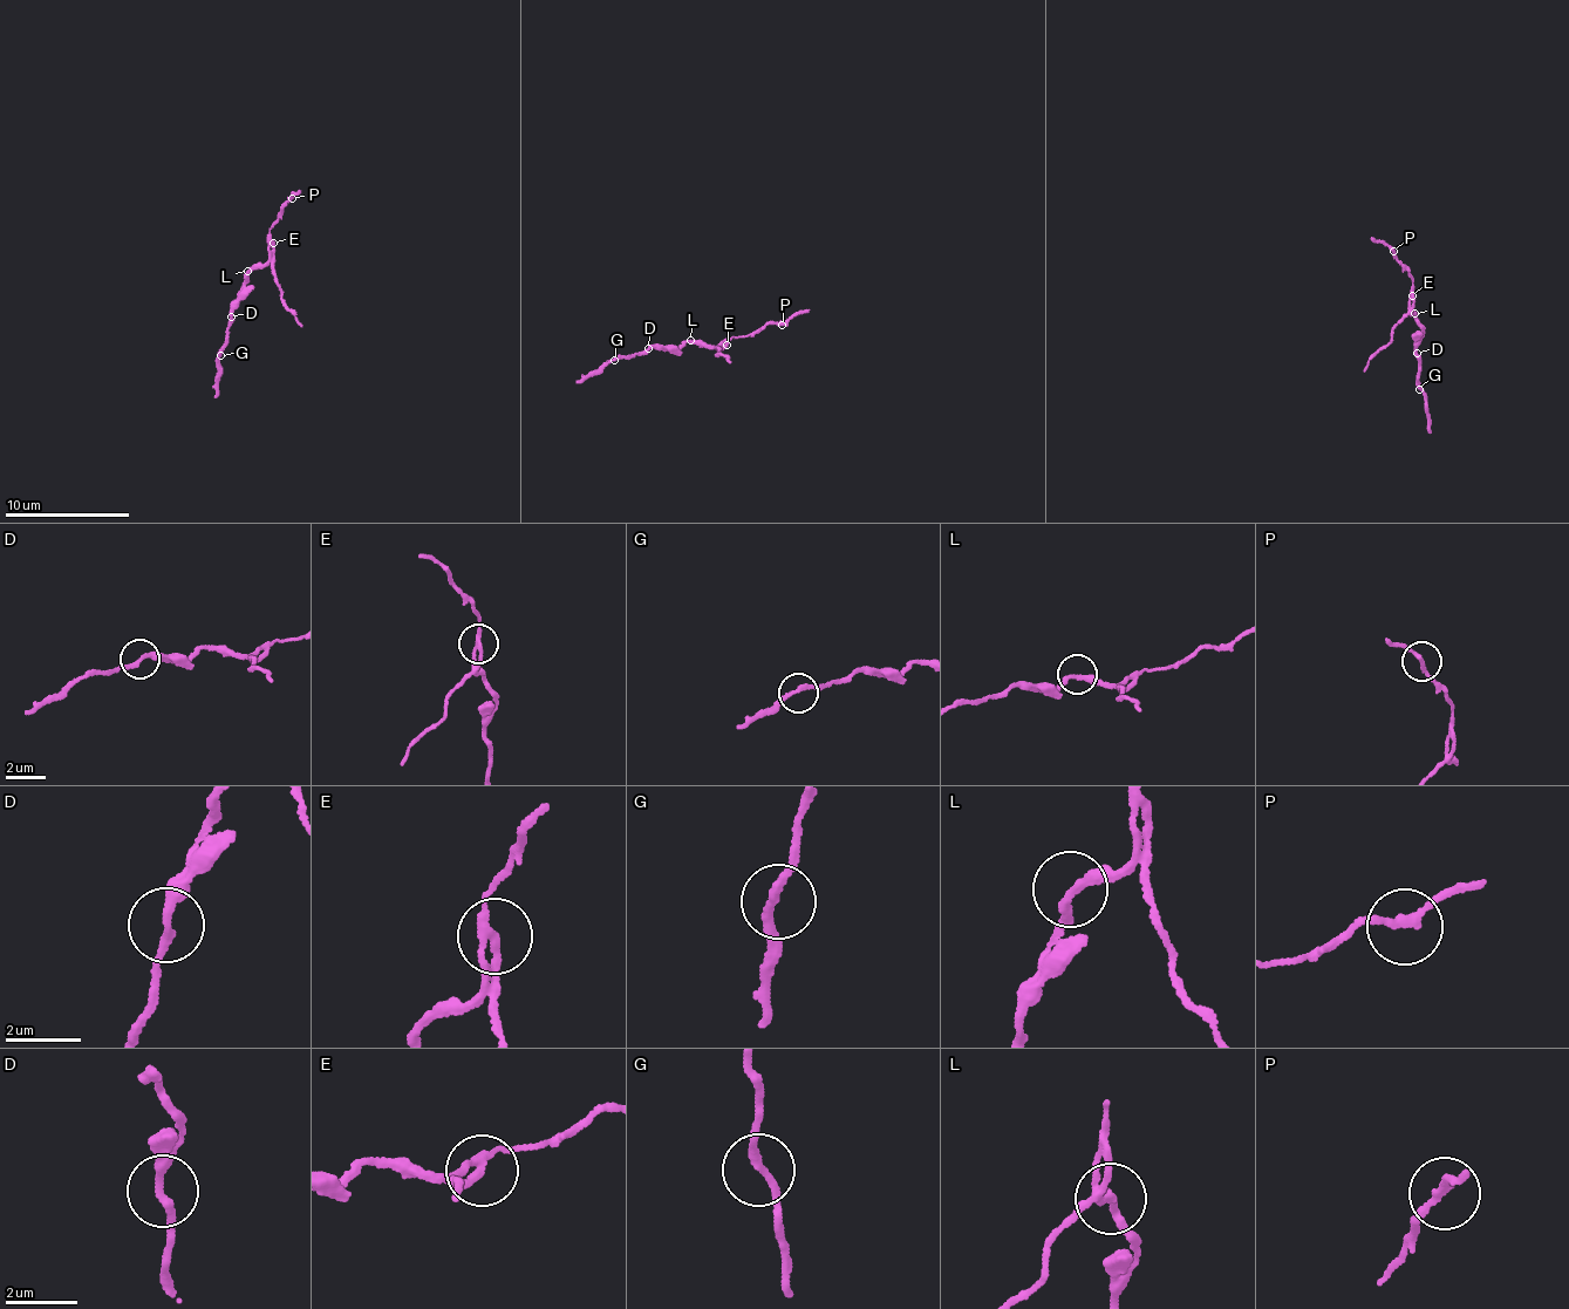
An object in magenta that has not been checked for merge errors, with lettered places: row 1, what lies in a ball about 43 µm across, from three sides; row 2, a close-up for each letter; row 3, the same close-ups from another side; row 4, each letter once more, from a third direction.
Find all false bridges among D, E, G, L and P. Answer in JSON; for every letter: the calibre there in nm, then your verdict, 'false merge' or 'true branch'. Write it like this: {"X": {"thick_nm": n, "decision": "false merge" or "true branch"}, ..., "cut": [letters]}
{"D": {"thick_nm": 200, "decision": "true branch"}, "E": {"thick_nm": 200, "decision": "false merge"}, "G": {"thick_nm": 190, "decision": "true branch"}, "L": {"thick_nm": 240, "decision": "true branch"}, "P": {"thick_nm": 180, "decision": "true branch"}, "cut": ["E"]}

